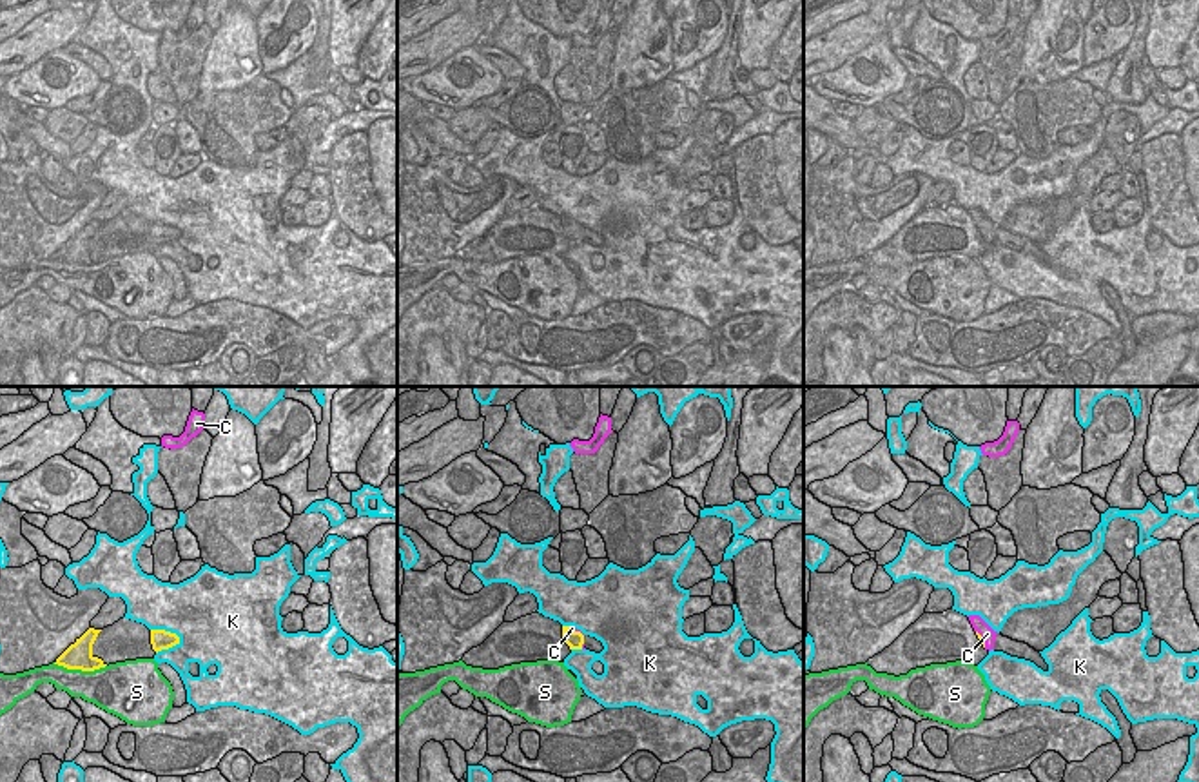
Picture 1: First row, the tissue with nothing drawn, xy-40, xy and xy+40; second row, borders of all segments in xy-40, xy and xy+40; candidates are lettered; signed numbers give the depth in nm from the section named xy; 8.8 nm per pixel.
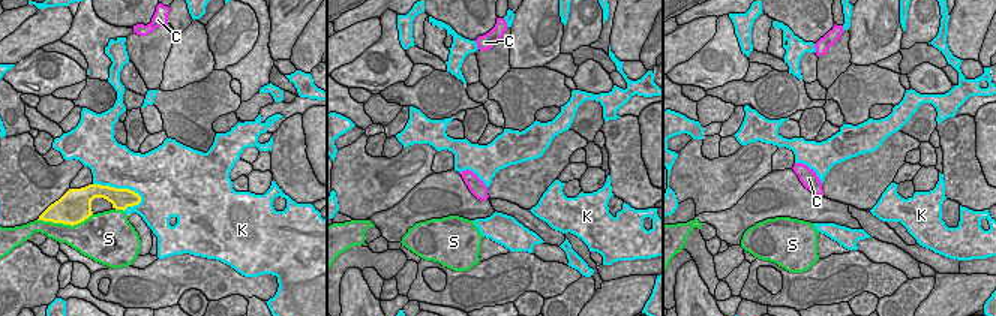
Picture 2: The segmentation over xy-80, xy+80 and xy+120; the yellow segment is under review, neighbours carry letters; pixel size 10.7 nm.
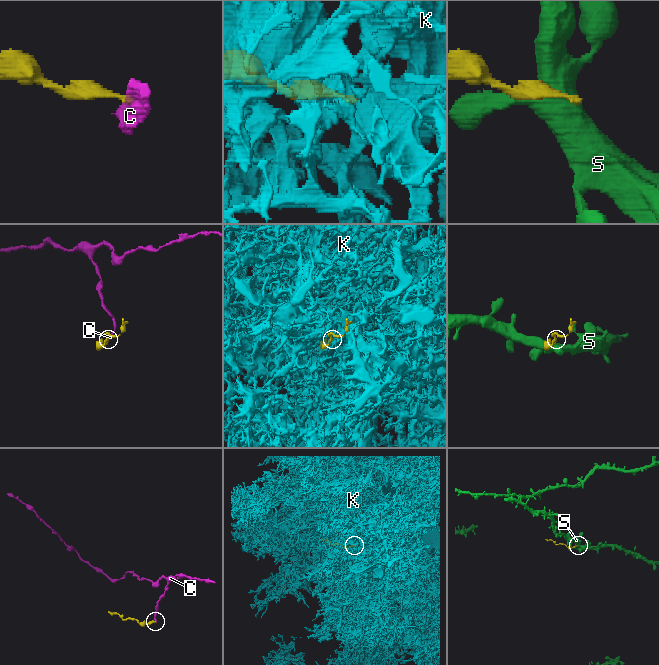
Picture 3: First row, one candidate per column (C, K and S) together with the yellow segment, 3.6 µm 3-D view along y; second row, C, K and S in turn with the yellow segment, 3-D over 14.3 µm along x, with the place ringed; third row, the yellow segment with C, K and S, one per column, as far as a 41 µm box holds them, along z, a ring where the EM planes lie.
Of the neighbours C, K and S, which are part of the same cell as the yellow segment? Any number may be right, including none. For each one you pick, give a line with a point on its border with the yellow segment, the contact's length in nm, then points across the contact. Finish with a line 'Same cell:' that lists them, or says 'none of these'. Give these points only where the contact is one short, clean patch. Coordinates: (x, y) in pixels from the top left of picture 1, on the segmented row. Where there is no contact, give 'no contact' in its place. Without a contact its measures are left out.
Same cell: none of these

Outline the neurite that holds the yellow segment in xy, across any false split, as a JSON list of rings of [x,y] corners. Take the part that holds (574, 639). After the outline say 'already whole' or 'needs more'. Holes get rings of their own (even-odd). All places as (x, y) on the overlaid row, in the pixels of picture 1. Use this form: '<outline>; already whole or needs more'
[[[562,626],[562,640],[570,646],[570,650],[590,650],[600,653],[604,650],[602,642],[595,637],[582,635],[580,631],[571,631],[570,626]]]; needs more

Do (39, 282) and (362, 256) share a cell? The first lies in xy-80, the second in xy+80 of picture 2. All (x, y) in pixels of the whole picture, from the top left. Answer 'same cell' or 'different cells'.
same cell

